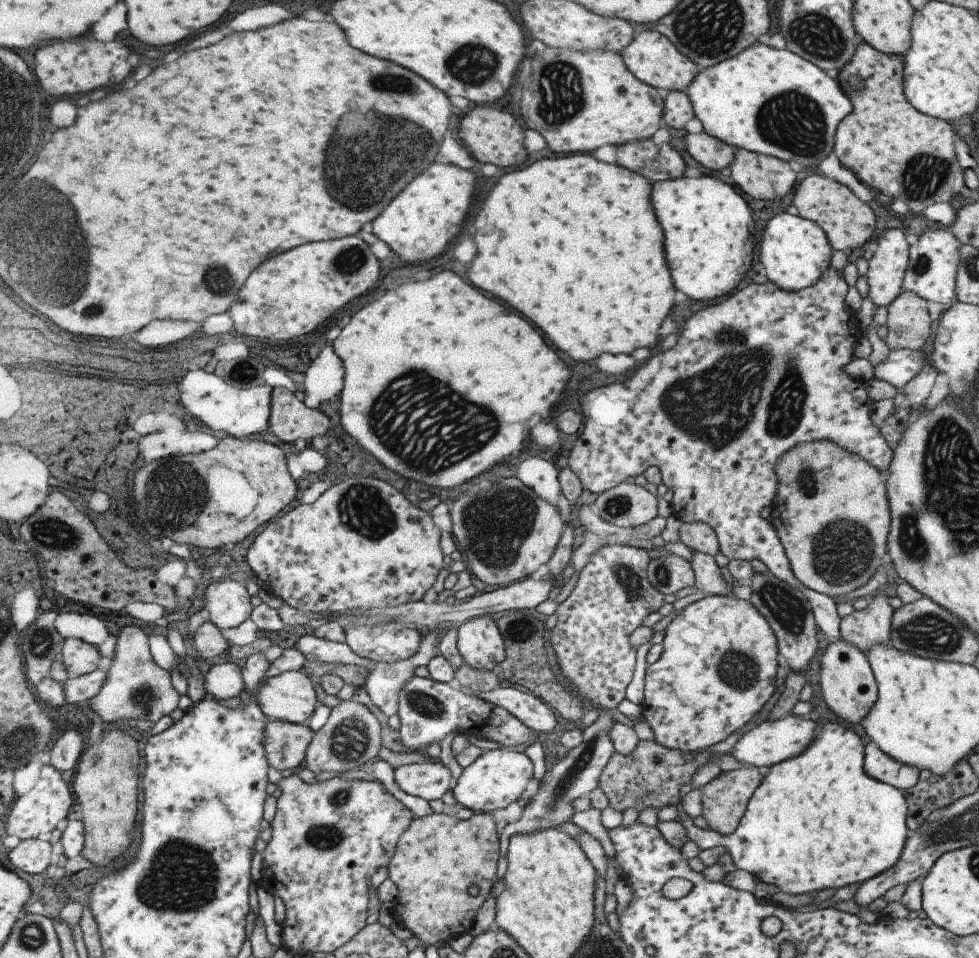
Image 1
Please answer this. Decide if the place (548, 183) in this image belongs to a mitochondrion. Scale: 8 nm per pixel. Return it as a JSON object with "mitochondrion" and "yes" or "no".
{"mitochondrion":"no"}

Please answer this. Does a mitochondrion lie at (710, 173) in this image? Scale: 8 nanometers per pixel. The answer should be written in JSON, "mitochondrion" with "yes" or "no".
{"mitochondrion":"no"}

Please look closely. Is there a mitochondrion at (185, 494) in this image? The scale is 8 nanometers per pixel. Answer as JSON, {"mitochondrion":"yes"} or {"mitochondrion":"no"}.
{"mitochondrion":"yes"}

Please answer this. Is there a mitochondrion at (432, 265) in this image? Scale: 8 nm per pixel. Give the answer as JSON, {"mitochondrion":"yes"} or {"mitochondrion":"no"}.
{"mitochondrion":"no"}

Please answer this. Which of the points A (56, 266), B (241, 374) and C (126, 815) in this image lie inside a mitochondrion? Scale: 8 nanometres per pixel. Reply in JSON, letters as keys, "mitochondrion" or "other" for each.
{"A":"mitochondrion","B":"other","C":"other"}

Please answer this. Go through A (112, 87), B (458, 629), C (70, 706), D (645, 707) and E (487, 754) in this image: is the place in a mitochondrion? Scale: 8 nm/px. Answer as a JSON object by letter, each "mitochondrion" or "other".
{"A":"other","B":"other","C":"other","D":"other","E":"other"}

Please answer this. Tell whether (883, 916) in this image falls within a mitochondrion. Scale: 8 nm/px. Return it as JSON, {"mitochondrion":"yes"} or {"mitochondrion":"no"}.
{"mitochondrion":"no"}

